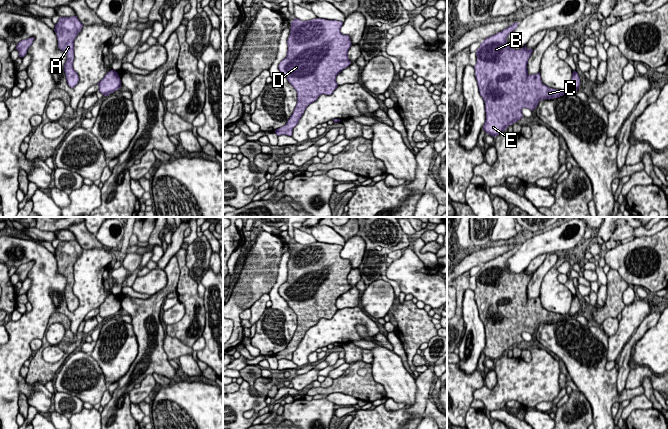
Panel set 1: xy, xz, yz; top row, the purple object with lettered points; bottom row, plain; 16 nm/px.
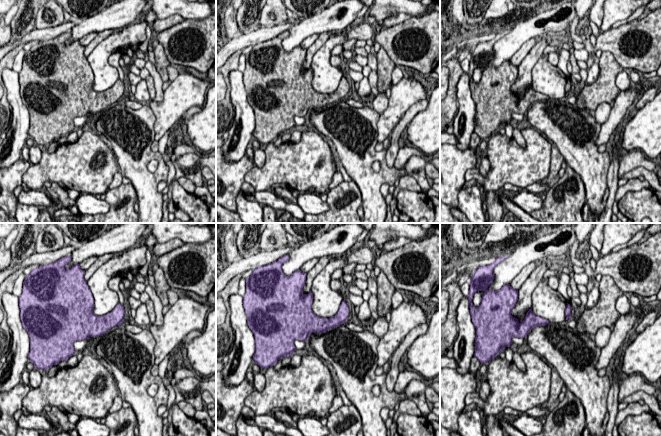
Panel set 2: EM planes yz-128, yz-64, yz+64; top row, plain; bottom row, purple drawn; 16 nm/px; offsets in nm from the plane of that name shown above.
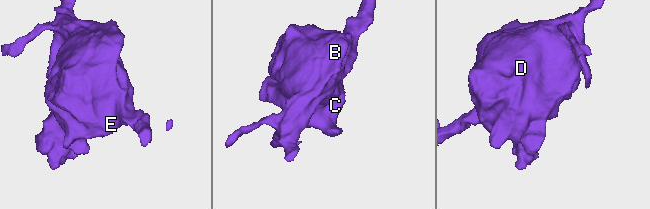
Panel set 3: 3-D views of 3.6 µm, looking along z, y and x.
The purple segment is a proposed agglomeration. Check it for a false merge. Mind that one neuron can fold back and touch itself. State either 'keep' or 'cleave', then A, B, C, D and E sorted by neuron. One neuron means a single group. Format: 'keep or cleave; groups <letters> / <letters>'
keep; groups A B C D E

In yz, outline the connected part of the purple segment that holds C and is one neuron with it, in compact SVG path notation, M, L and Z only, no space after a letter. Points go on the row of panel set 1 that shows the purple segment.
M518 22L513 23L486 38L476 51L475 77L486 112L483 130L493 137L521 119L523 108L533 111L541 100L576 92L580 86L576 71L566 91L543 84L540 72L529 75L527 63L533 49L525 45L515 50L507 44L507 36L517 27Z

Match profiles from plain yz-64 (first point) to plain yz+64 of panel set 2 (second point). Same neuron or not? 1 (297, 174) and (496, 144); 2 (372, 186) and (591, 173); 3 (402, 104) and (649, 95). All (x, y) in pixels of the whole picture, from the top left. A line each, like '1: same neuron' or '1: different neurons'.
1: same neuron
2: same neuron
3: different neurons

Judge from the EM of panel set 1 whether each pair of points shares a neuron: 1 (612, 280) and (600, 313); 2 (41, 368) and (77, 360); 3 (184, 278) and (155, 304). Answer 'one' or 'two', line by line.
1: one
2: two
3: two

